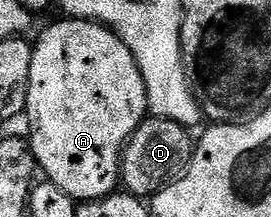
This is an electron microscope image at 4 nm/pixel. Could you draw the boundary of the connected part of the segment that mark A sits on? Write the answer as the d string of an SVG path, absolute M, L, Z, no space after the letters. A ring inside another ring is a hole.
M67 18L63 22L55 22L48 30L43 30L39 34L39 39L34 39L31 48L31 63L29 64L29 92L27 93L27 108L25 119L31 125L29 141L31 151L35 157L38 169L45 173L46 181L57 184L69 196L76 200L90 200L93 198L106 198L107 195L116 193L119 181L119 160L121 151L127 145L128 138L143 123L144 118L148 117L147 93L145 92L145 82L141 72L137 68L137 62L133 60L133 54L129 48L106 26L99 25L98 22L83 22L79 18Z

